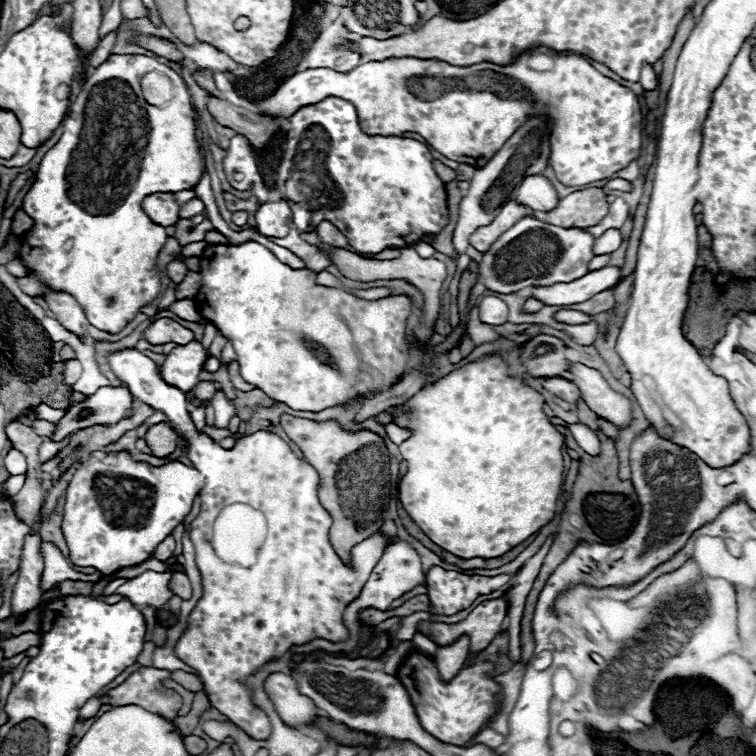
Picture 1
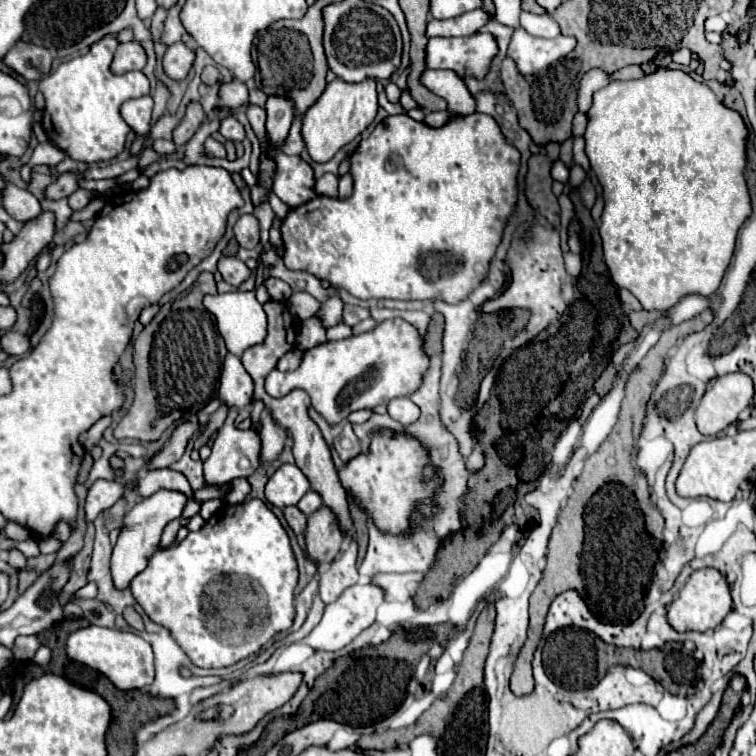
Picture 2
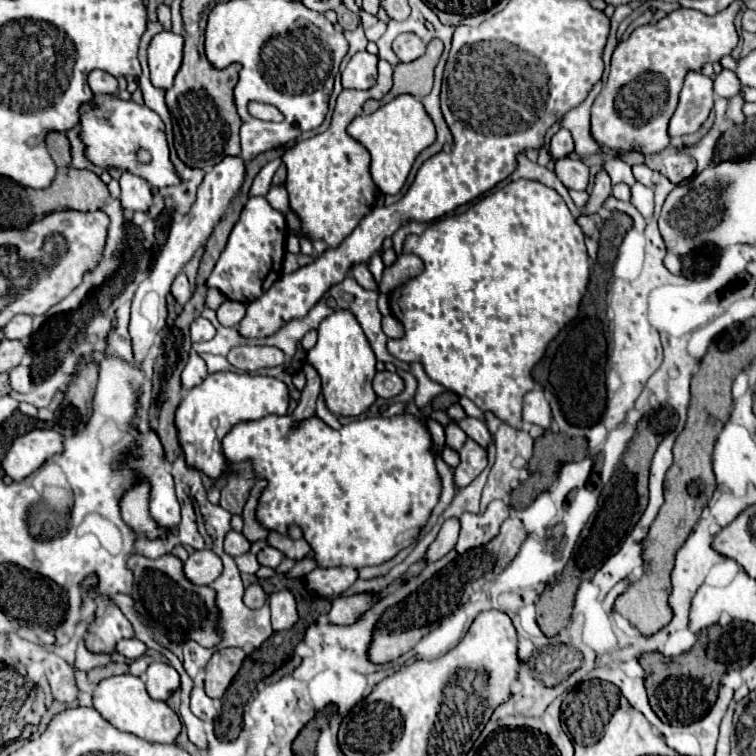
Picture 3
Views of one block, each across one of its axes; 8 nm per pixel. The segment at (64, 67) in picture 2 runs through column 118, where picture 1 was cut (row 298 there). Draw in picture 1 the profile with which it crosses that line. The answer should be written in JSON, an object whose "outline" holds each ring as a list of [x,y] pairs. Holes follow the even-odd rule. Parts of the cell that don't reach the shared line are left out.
{"outline":[[[112,54],[92,70],[80,96],[70,104],[62,124],[62,138],[42,158],[36,182],[24,198],[24,212],[34,220],[34,228],[24,236],[20,248],[20,260],[30,270],[26,278],[18,278],[20,288],[30,296],[44,296],[40,284],[44,280],[54,290],[72,294],[92,326],[112,334],[120,332],[142,306],[160,294],[160,278],[154,264],[168,236],[165,227],[152,222],[142,210],[142,200],[154,192],[190,190],[200,180],[200,172],[196,110],[182,76],[152,56]],[[154,70],[164,72],[174,84],[174,100],[162,108],[148,104],[140,86],[142,76]]]}

